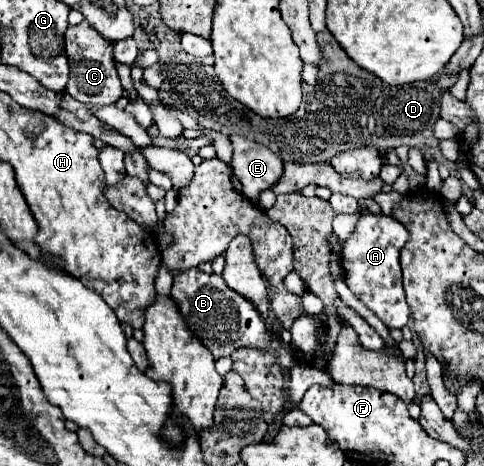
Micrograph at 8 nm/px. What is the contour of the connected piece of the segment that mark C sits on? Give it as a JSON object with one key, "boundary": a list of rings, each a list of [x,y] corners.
{"boundary":[[[81,22],[79,26],[69,26],[65,30],[65,54],[71,66],[67,92],[89,108],[101,108],[101,106],[115,104],[123,96],[123,88],[121,88],[119,76],[115,70],[111,46],[113,44],[103,40],[99,32],[93,30],[87,22]]]}

